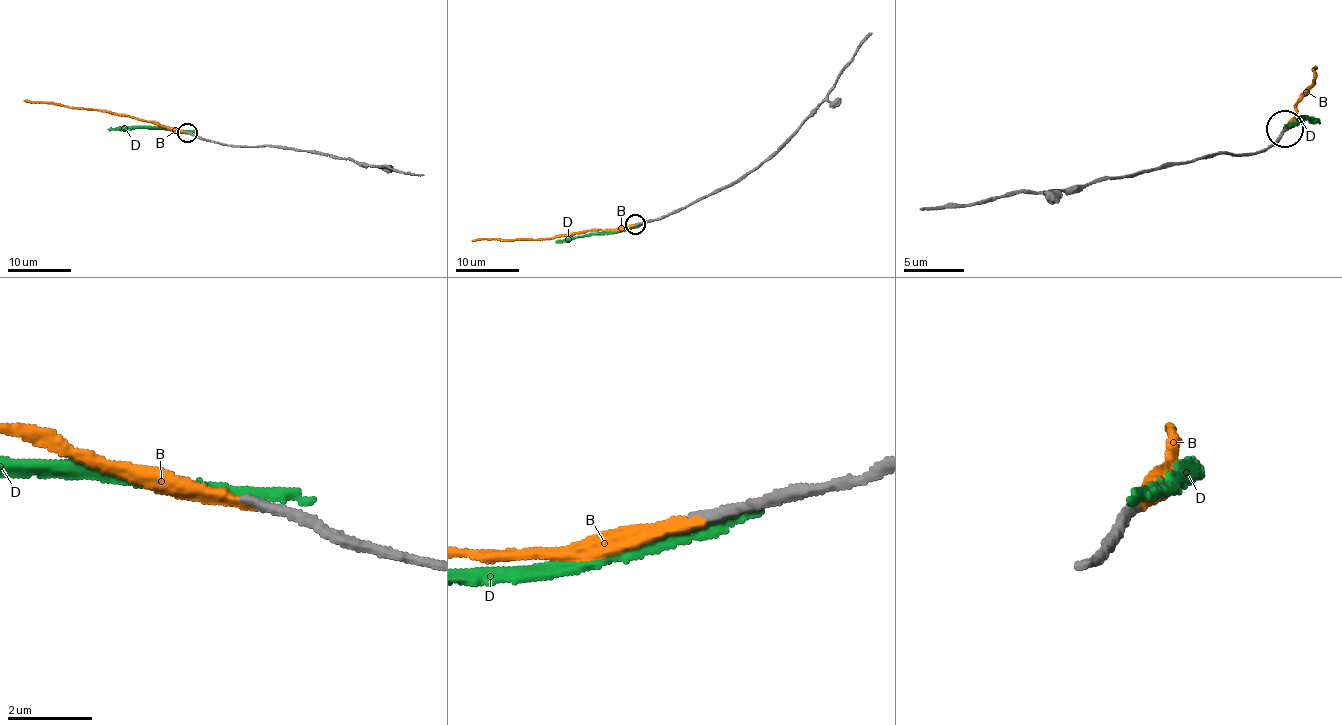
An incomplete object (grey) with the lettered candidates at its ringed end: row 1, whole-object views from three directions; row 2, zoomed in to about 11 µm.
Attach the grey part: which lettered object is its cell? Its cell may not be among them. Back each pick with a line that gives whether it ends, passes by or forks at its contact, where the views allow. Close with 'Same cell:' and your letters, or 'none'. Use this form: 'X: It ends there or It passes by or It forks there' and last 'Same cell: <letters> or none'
B: It ends there
Same cell: B

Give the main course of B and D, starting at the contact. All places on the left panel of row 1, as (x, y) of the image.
B: (188, 132), (99, 110), (23, 101)
D: (190, 132), (174, 128), (107, 129)

